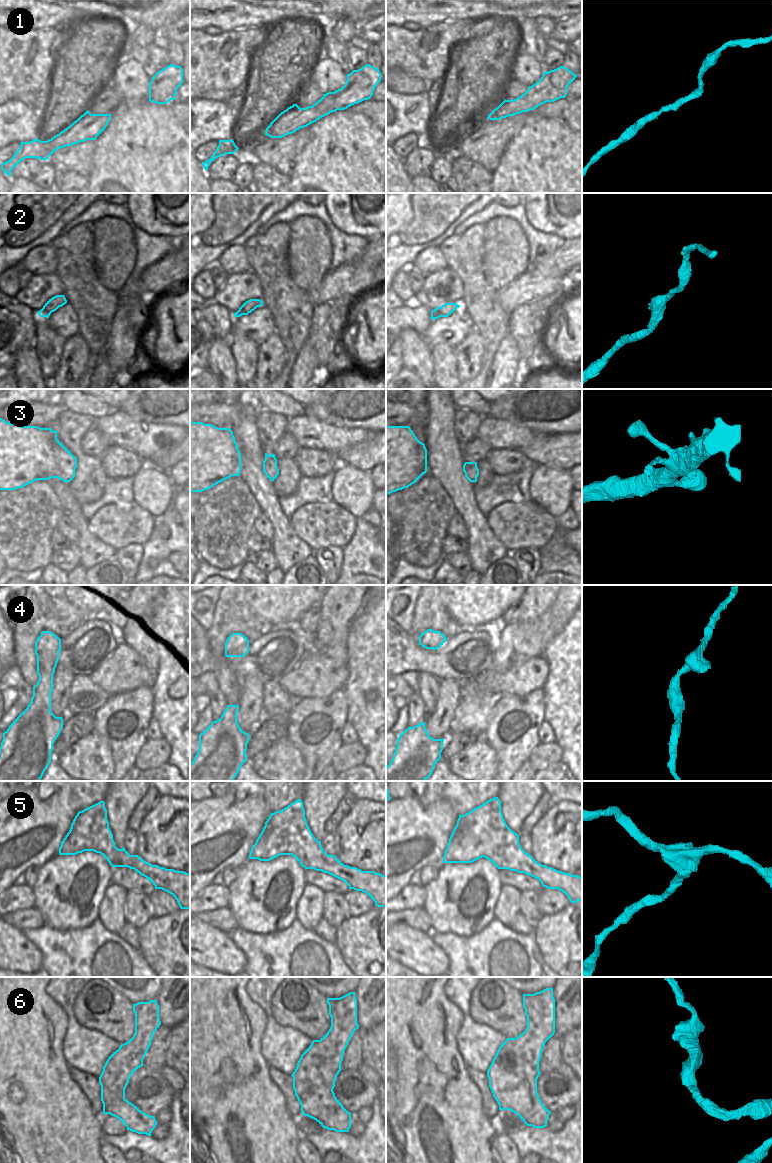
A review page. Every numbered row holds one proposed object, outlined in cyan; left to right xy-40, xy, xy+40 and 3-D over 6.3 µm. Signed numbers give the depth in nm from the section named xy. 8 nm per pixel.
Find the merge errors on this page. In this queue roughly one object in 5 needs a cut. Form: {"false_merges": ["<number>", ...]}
{"false_merges": []}

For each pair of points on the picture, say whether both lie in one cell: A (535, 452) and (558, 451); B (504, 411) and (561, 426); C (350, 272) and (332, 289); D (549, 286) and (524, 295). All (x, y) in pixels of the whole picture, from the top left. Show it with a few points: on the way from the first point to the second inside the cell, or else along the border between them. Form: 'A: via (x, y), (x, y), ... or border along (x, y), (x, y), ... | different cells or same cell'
A: via (541, 451), (552, 451) | same cell
B: via (518, 419), (521, 422), (547, 422) | same cell
C: via (346, 276), (336, 285) | same cell
D: via (543, 286), (533, 286), (530, 289) | same cell

